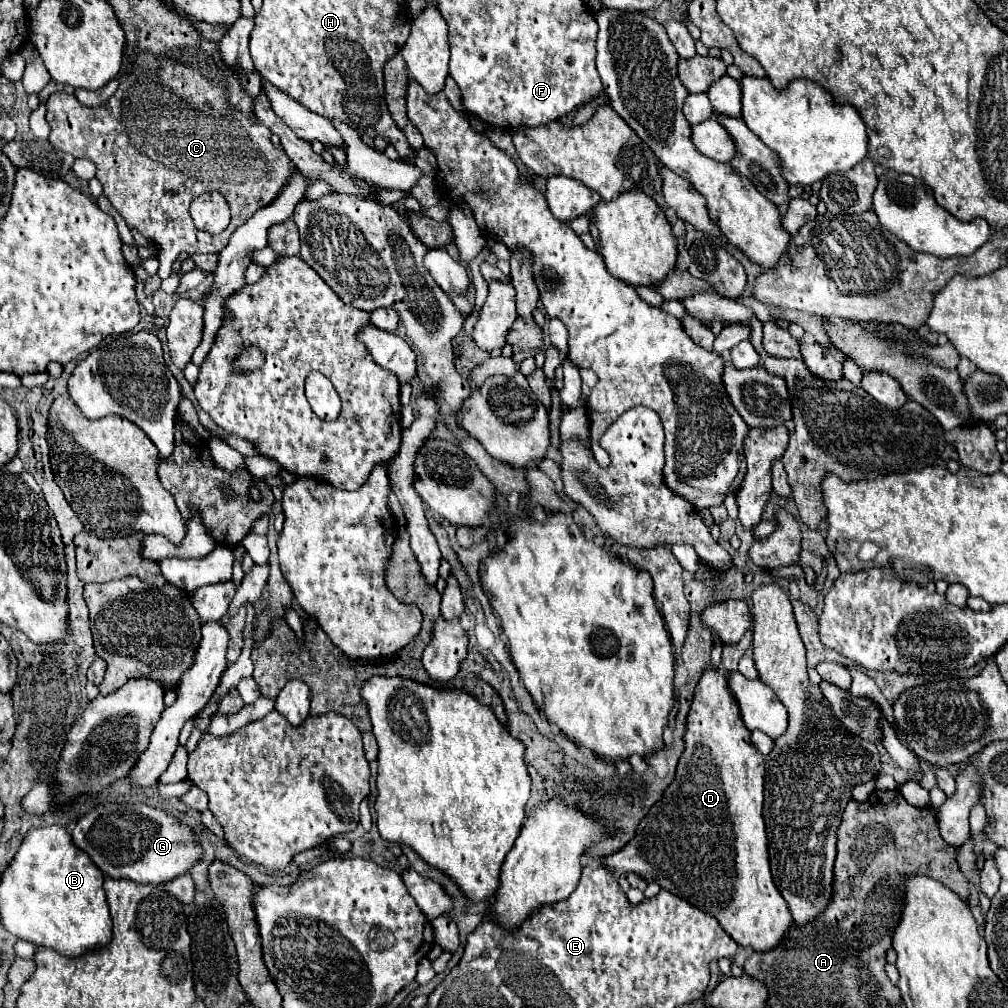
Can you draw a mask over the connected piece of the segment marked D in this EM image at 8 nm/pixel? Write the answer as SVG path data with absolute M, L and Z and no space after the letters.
M705 667L693 693L693 705L687 717L685 753L677 765L673 783L663 797L639 821L633 839L619 851L605 857L605 867L621 873L637 873L647 883L659 883L661 889L683 897L701 911L713 915L719 925L745 949L765 951L781 941L785 929L793 923L785 899L777 893L769 869L767 835L763 825L763 775L765 759L751 743L751 731L743 725L739 705L727 685L727 673Z

